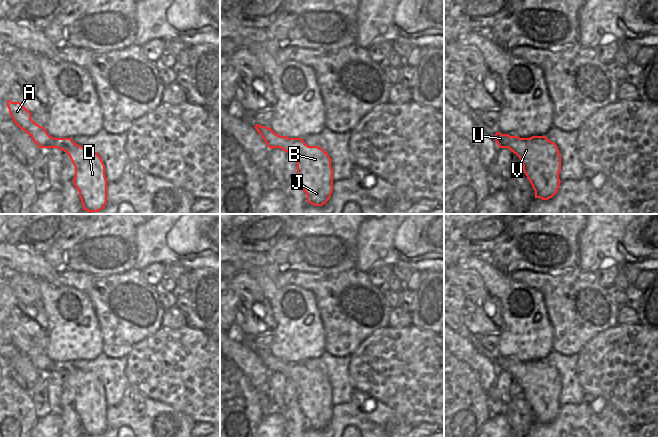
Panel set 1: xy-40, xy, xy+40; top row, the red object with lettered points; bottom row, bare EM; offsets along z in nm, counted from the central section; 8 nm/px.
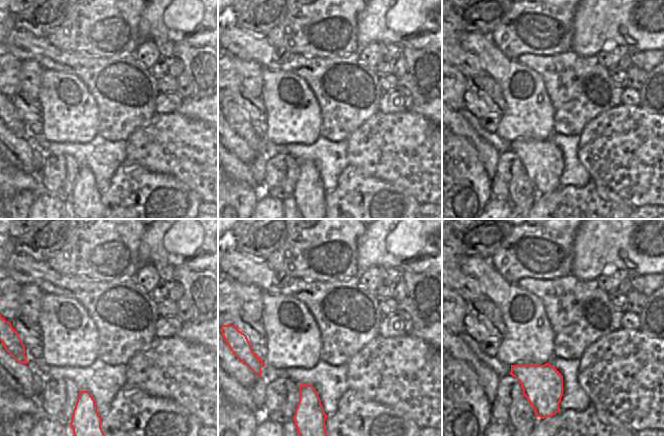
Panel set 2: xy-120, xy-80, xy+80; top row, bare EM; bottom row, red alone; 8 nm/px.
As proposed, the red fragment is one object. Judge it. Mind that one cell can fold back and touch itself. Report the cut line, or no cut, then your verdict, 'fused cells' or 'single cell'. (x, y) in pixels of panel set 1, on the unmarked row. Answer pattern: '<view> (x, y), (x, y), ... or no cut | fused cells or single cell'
no cut | single cell

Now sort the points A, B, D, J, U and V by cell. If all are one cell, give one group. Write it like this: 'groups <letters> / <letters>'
groups A B D J U V

